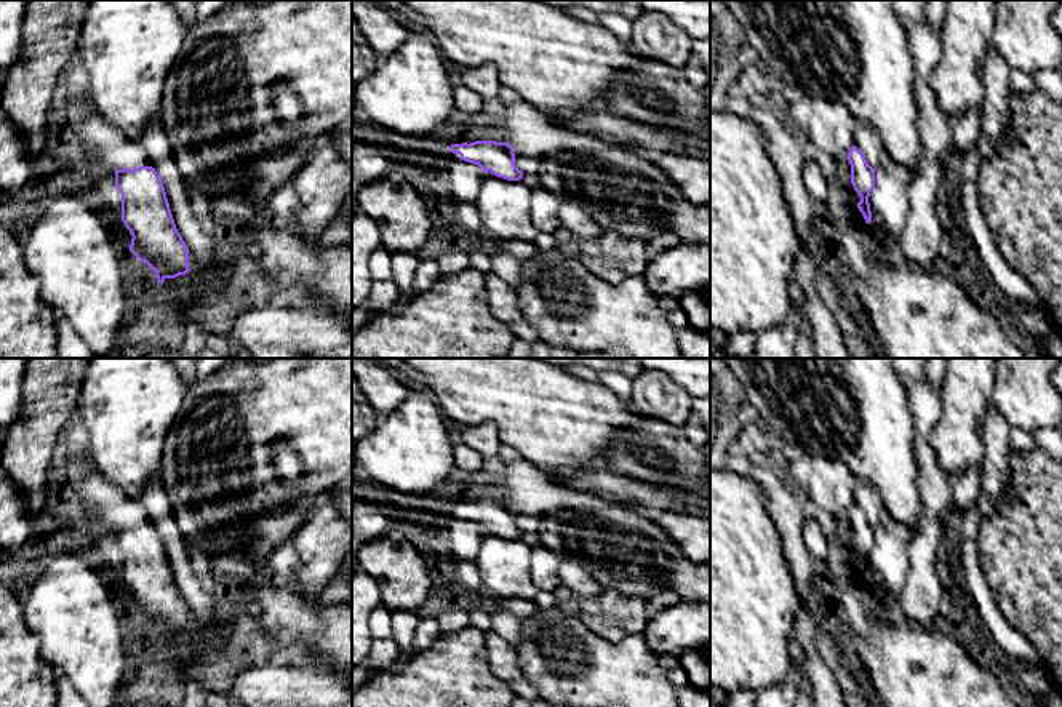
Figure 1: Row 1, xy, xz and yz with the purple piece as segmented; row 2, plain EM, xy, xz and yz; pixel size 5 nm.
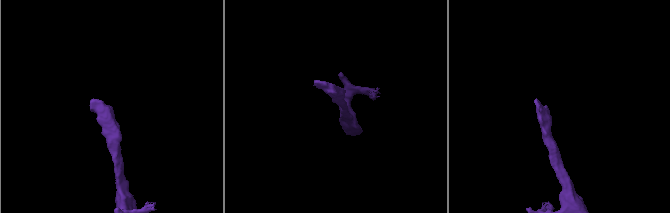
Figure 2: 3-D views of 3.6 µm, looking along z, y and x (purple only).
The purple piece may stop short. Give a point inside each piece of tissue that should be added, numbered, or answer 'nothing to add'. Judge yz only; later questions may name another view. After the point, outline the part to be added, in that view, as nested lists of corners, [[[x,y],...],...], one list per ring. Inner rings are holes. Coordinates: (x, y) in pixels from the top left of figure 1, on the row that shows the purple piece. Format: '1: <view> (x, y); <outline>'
1: yz (867, 141); [[[857,123],[854,131],[856,147],[864,154],[870,166],[881,163],[884,155],[883,141],[876,130],[867,123]]]

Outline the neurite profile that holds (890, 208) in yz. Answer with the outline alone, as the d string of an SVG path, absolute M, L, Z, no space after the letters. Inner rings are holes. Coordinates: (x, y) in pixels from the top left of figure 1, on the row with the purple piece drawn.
M883 155L880 168L875 171L875 189L868 197L870 227L876 242L896 253L910 211L908 186L910 173Z

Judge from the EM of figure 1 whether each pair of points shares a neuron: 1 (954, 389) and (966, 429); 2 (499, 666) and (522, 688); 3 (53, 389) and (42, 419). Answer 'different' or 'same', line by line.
1: same
2: same
3: same

